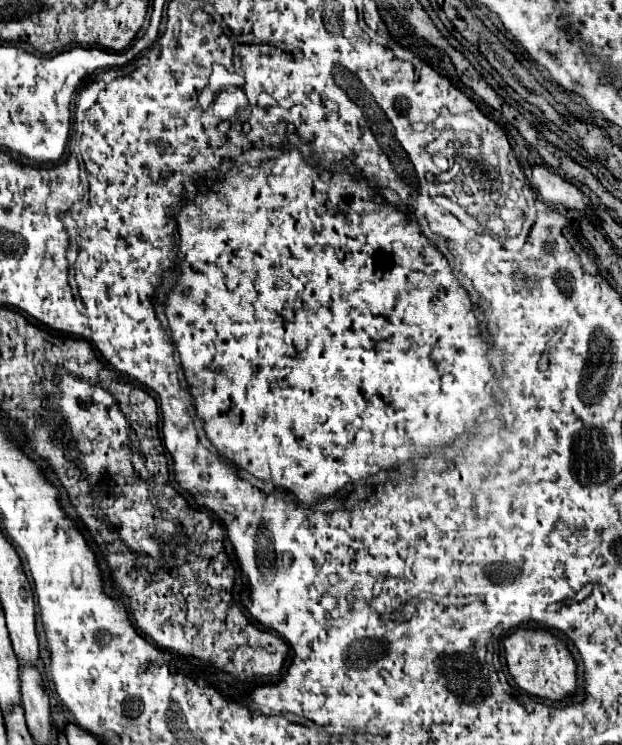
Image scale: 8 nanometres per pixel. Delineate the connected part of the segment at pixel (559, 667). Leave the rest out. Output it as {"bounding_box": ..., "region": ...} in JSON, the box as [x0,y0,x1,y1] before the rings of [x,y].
{"bounding_box":[504,628,576,702],"region":[[[518,628],[504,640],[506,664],[514,682],[528,694],[560,702],[576,692],[576,662],[564,640],[544,628]]]}

